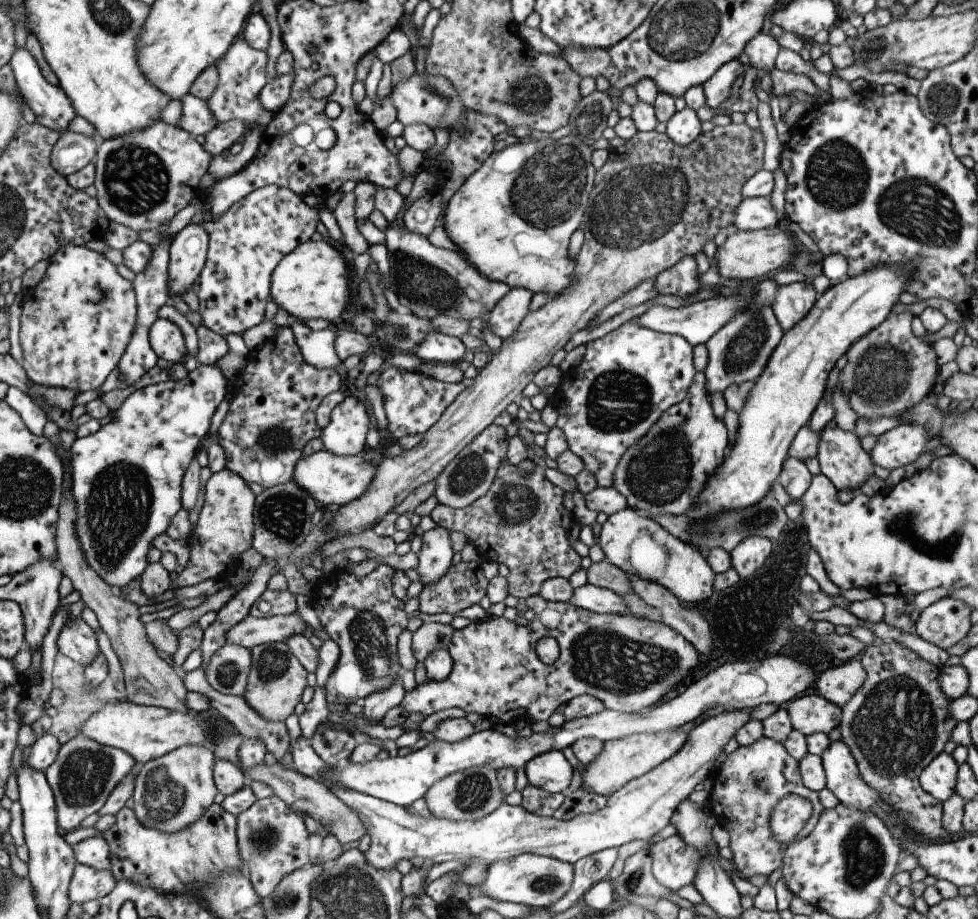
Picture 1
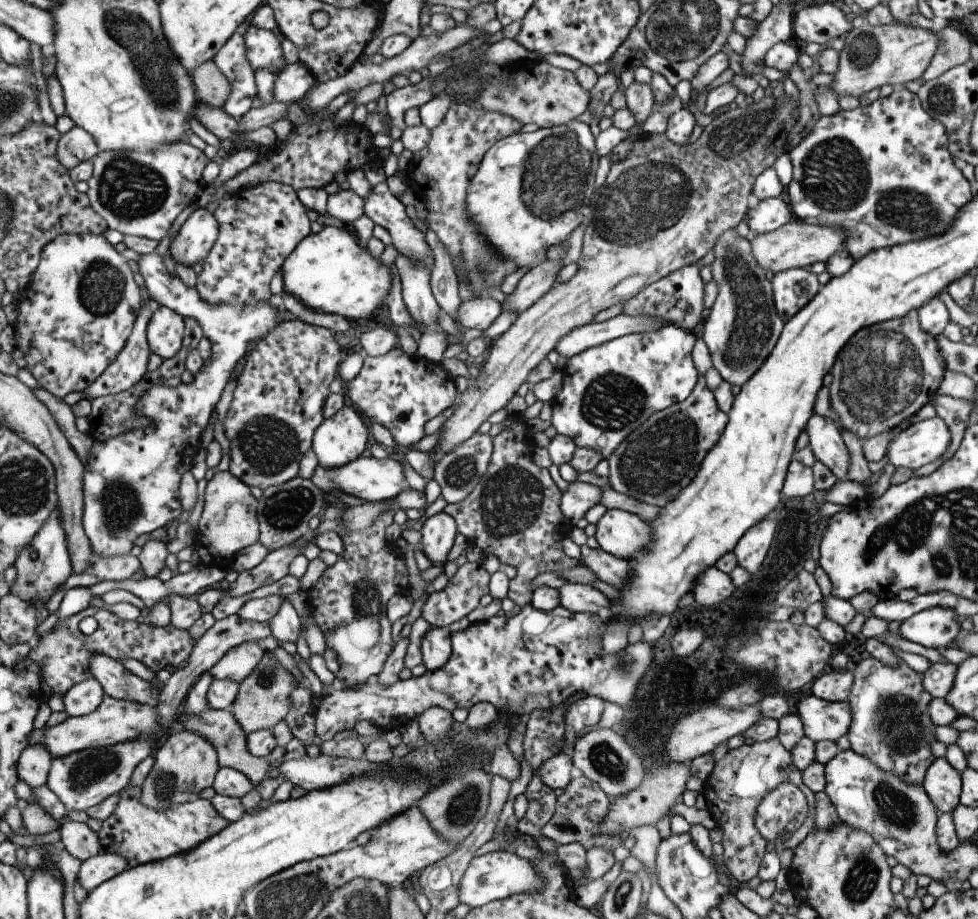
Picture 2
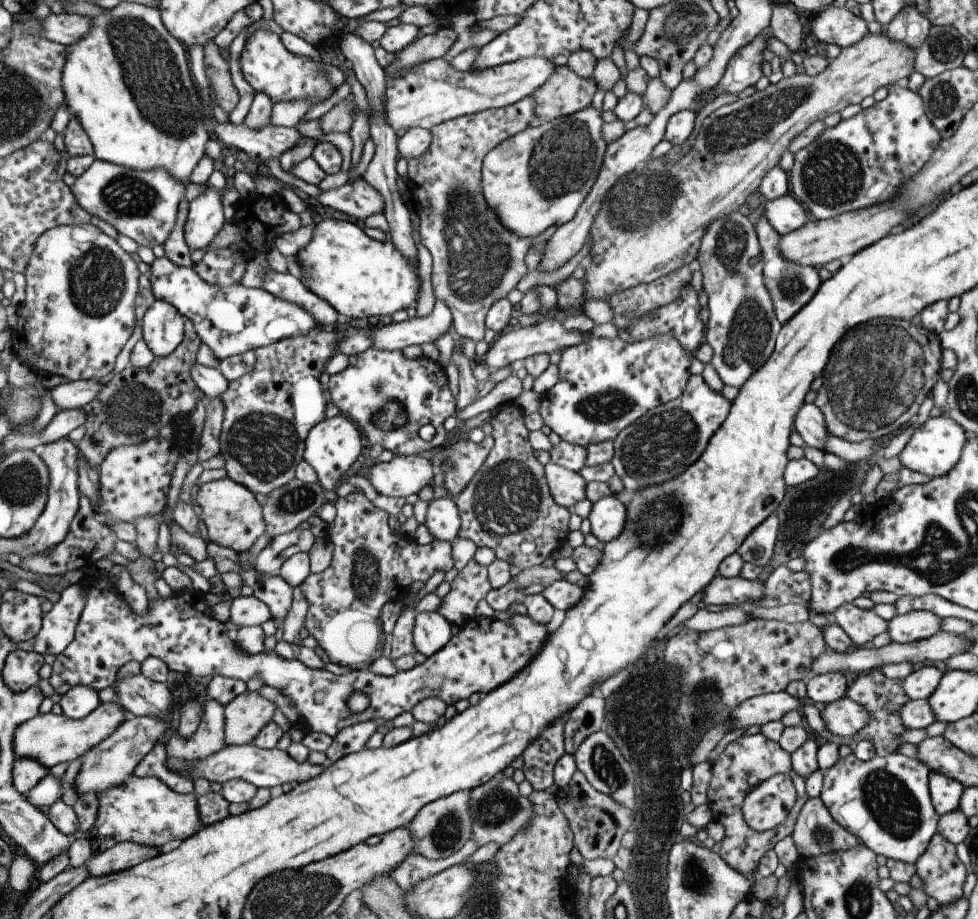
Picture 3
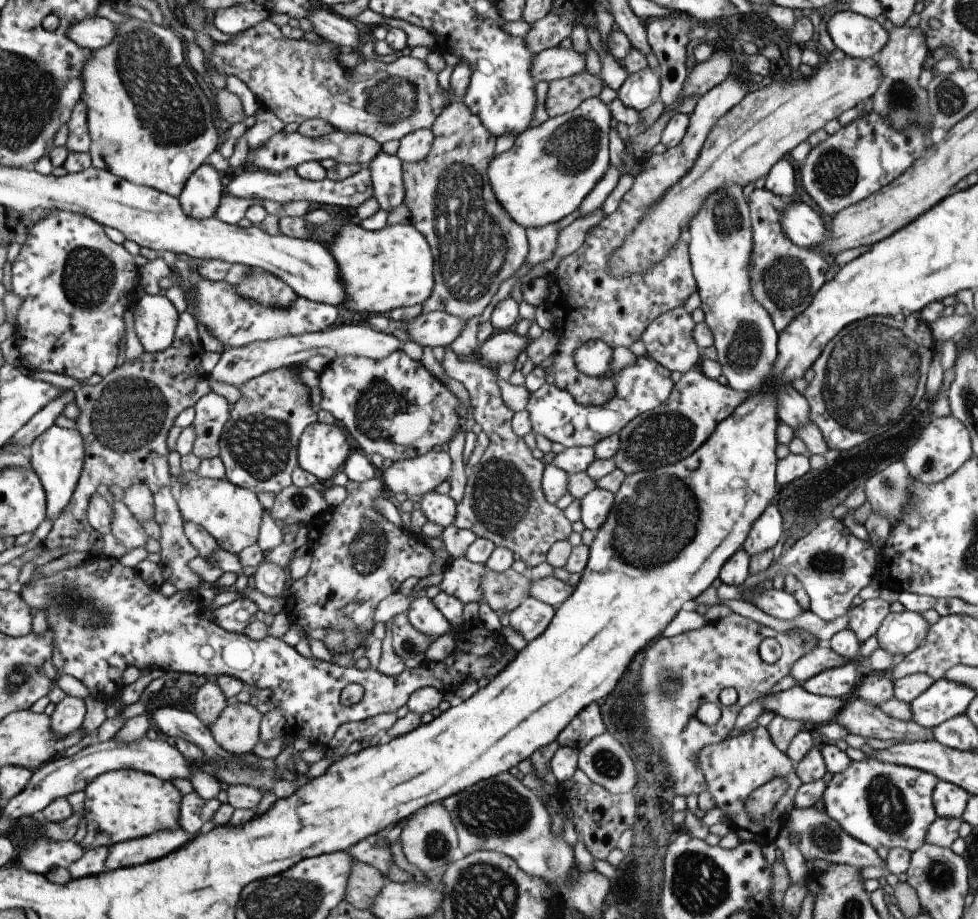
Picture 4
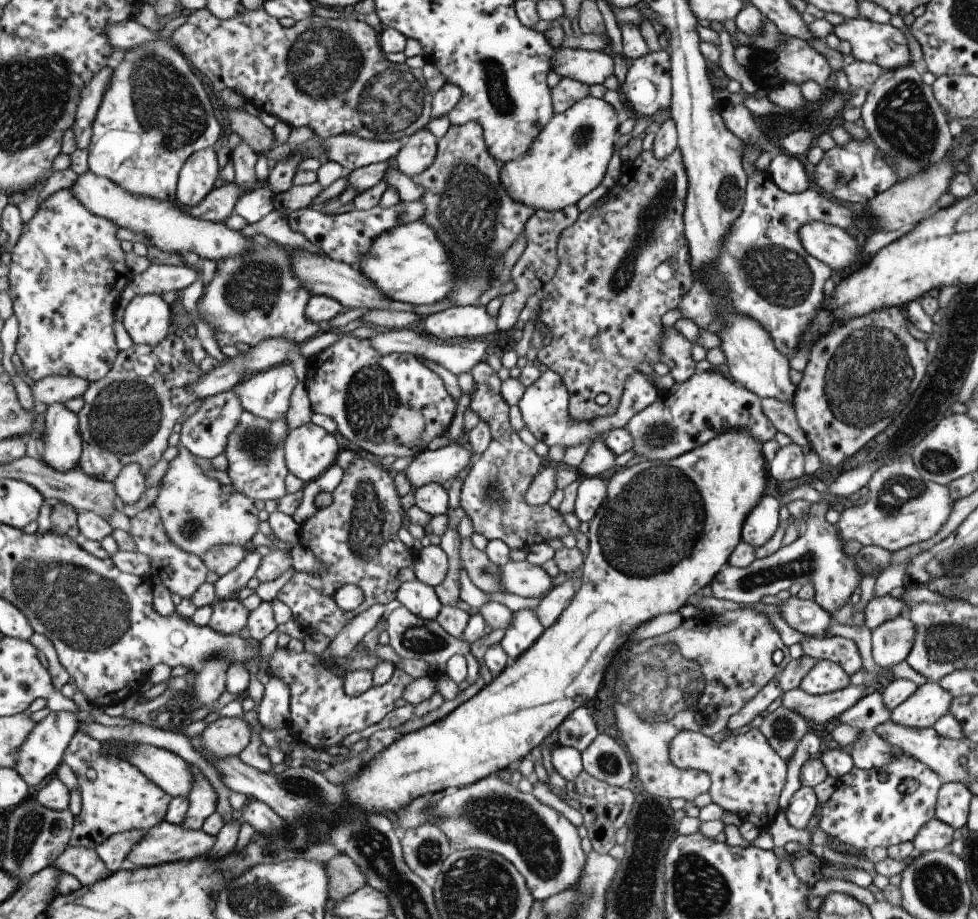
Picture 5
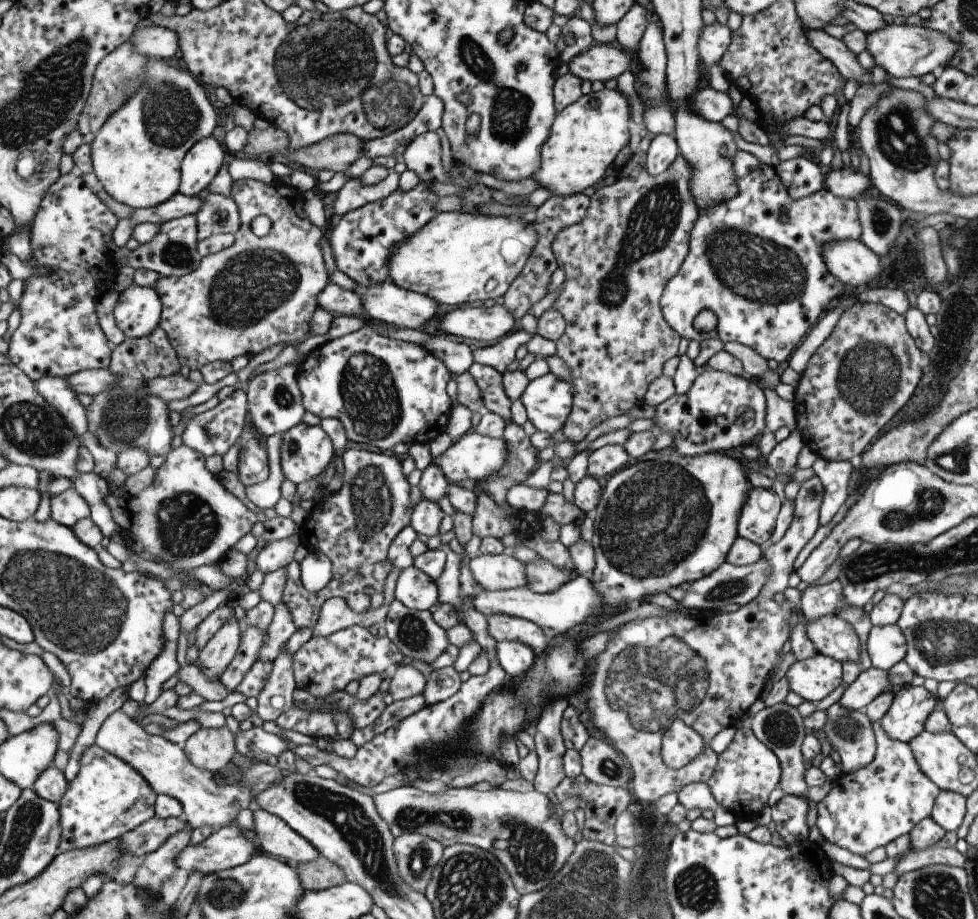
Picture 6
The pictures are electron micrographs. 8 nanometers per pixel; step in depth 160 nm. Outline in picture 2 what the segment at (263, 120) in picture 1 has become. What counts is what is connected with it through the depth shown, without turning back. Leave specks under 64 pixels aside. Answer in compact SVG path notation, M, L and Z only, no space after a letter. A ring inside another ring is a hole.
M249 19L243 20L235 32L225 40L225 44L220 50L217 50L215 57L212 59L215 62L217 69L223 74L223 77L229 82L229 94L223 102L222 110L232 118L239 119L243 114L246 114L251 109L253 97L255 97L255 82L254 72L249 66L249 62L245 60L244 35L247 32Z

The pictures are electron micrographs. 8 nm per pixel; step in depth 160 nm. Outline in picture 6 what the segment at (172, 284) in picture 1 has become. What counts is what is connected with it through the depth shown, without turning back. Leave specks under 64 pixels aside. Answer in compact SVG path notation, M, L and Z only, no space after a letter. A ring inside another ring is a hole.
M211 136L201 138L189 148L180 165L178 192L181 195L193 197L207 192L223 162L221 148Z

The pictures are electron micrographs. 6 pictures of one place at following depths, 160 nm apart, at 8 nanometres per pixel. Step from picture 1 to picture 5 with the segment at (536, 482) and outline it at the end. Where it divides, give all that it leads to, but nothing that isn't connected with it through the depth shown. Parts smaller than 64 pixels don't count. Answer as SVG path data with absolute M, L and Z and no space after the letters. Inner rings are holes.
M485 362L475 364L468 374L473 378L473 388L469 406L480 422L487 422L491 430L491 442L487 449L474 458L470 467L462 474L463 484L459 494L459 507L471 520L474 534L489 540L501 540L508 548L524 550L534 544L547 543L547 540L560 539L572 534L563 521L562 515L549 504L529 506L523 496L538 474L540 457L533 448L523 444L508 420L507 404L500 394L500 380L496 372Z

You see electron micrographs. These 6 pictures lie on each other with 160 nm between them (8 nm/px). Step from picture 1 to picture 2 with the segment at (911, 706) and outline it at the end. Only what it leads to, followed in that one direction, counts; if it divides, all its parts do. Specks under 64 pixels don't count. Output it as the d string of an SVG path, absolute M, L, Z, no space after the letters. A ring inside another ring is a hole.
M866 657L855 666L852 672L851 689L846 699L851 710L851 724L847 730L850 750L872 761L883 772L895 774L909 786L913 786L913 784L920 786L927 768L935 760L929 744L935 740L933 730L936 726L925 712L932 697L921 688L921 678L923 678L923 673L914 672L903 661L899 662L899 666L889 668L889 666L877 662L875 658Z

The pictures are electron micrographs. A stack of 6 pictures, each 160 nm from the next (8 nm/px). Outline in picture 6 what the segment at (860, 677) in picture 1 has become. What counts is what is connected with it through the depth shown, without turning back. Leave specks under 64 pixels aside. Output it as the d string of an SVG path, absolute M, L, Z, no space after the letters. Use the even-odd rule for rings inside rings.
M820 653L796 661L786 672L789 692L815 704L840 686L841 678L842 664Z

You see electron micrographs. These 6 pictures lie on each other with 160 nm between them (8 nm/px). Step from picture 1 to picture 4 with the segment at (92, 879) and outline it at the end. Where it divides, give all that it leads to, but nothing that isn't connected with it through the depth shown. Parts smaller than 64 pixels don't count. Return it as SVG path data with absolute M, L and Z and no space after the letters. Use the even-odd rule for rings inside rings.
M179 828L121 841L108 846L104 865L107 871L112 871L160 859L181 848L191 838L192 836Z

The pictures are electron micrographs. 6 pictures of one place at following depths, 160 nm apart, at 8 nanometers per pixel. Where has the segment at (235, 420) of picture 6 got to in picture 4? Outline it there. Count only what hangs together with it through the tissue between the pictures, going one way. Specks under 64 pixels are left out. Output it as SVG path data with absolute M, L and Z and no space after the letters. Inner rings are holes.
M210 390L192 407L194 418L191 425L195 428L196 437L191 452L200 459L217 457L218 438L227 420L230 404Z

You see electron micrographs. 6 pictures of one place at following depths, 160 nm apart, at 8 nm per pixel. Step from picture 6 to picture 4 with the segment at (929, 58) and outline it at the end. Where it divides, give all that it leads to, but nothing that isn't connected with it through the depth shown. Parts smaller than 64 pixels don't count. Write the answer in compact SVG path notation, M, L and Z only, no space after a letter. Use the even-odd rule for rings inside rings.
M849 9L831 15L825 30L841 52L860 59L876 58L888 39L888 32L877 21Z

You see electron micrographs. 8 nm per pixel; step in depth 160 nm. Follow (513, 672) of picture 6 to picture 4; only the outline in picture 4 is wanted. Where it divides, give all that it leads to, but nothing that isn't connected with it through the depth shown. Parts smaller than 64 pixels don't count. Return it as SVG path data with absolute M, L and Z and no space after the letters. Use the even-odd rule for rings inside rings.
M527 596L508 612L508 624L529 642L545 630L553 616L554 609L551 605Z

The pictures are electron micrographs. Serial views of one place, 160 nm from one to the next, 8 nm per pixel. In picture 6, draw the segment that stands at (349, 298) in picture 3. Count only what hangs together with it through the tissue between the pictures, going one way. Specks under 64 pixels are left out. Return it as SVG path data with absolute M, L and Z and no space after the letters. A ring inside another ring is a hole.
M463 212L437 213L423 228L413 232L413 236L393 248L393 252L389 254L389 281L404 290L425 294L440 304L489 304L505 294L509 284L521 272L535 244L537 230L534 222L526 223L521 217L473 216Z

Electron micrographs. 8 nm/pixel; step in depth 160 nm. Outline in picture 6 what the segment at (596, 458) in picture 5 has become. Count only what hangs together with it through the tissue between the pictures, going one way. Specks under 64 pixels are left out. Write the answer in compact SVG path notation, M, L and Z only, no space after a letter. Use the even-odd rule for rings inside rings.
M605 444L601 448L594 448L588 455L586 475L592 478L609 477L626 468L627 452L617 444Z

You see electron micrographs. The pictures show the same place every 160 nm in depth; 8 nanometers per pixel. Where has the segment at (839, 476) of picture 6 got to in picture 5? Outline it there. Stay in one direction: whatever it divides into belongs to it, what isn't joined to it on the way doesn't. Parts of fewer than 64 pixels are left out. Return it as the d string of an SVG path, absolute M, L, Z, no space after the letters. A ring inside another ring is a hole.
M827 493L819 495L819 502L809 505L806 521L797 540L779 548L770 556L753 560L747 567L736 568L725 564L709 582L710 596L746 606L759 603L763 596L776 595L779 591L788 590L793 583L803 585L809 582L814 589L813 601L829 615L837 612L841 604L848 602L851 594L858 591L859 582L863 577L855 568L853 557L843 554L835 525L825 521L827 510L831 510L830 505L841 502L842 497Z

